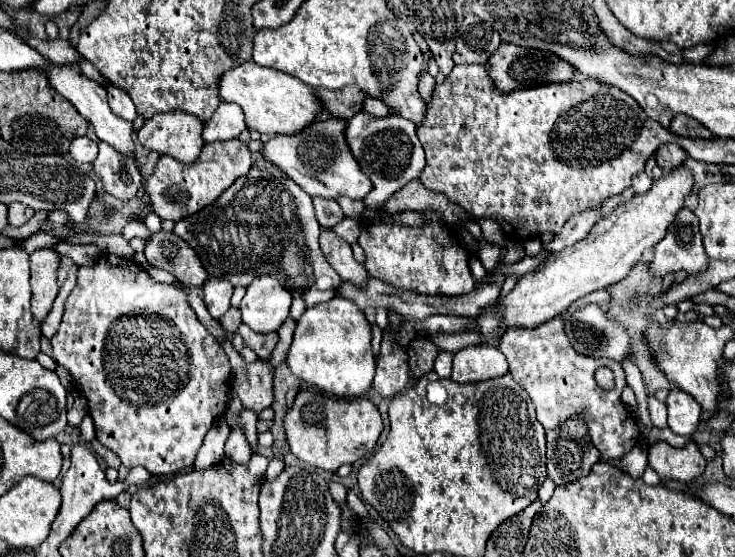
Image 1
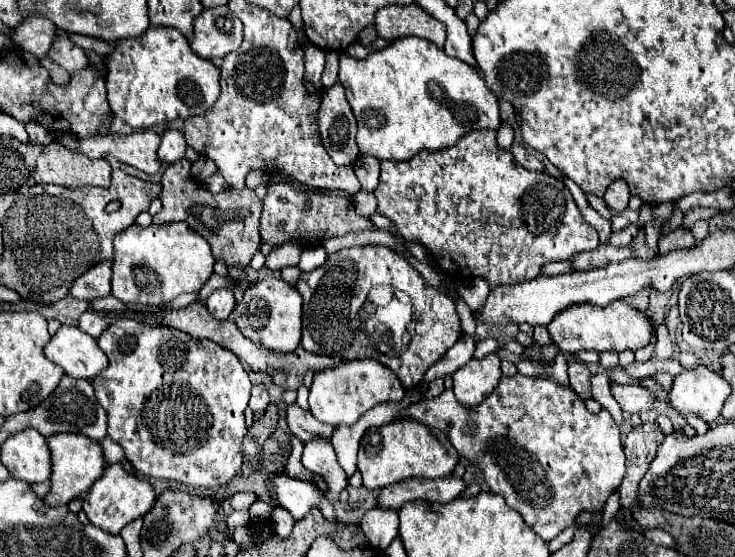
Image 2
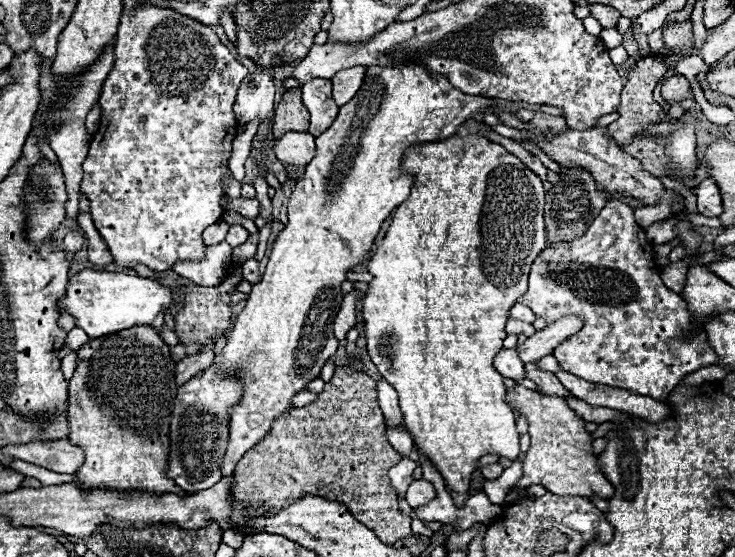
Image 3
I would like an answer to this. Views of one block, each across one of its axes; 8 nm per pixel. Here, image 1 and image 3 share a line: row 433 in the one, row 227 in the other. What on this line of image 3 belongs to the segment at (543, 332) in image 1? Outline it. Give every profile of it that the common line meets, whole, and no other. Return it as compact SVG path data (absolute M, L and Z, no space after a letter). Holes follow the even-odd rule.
M608 200L584 236L570 242L546 242L546 248L530 268L528 290L520 302L532 308L534 314L544 318L548 324L554 324L554 320L560 320L562 316L584 318L582 330L558 344L552 354L558 360L560 370L584 378L586 382L630 390L654 400L666 400L684 376L718 360L714 350L708 346L706 332L698 334L698 342L682 340L682 332L690 330L690 312L686 302L680 294L662 284L660 268L654 262L654 246L636 224L634 210L620 200Z

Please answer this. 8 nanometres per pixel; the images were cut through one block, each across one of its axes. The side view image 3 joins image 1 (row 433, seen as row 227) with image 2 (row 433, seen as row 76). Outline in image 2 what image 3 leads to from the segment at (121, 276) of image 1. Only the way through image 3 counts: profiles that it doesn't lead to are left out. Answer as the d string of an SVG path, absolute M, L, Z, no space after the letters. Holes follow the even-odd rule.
M118 318L116 322L112 322L96 340L100 350L108 356L108 368L102 370L100 374L94 376L92 386L96 392L98 402L102 404L102 408L108 414L108 436L118 442L124 450L126 460L144 476L154 476L154 478L164 478L164 480L178 480L196 488L220 488L232 482L234 476L238 476L242 472L242 454L240 454L240 446L242 446L242 436L246 434L246 426L244 426L244 410L248 408L248 398L250 398L250 388L252 382L248 378L248 372L244 370L244 366L240 364L238 356L222 346L218 346L212 340L196 340L192 336L188 336L186 332L174 330L174 328L166 328L166 326L146 326L138 320L130 320L130 318Z

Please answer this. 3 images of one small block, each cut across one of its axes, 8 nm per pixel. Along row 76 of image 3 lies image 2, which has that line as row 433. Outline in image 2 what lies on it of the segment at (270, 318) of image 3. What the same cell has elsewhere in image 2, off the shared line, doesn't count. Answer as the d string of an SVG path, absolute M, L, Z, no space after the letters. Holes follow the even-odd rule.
M412 418L396 420L392 424L382 426L370 426L364 432L358 450L358 470L362 474L362 484L368 490L380 490L386 484L394 484L398 480L406 480L412 476L422 478L450 476L458 460L460 456L456 448L450 446L450 440L442 430L428 428L426 424L416 422Z

